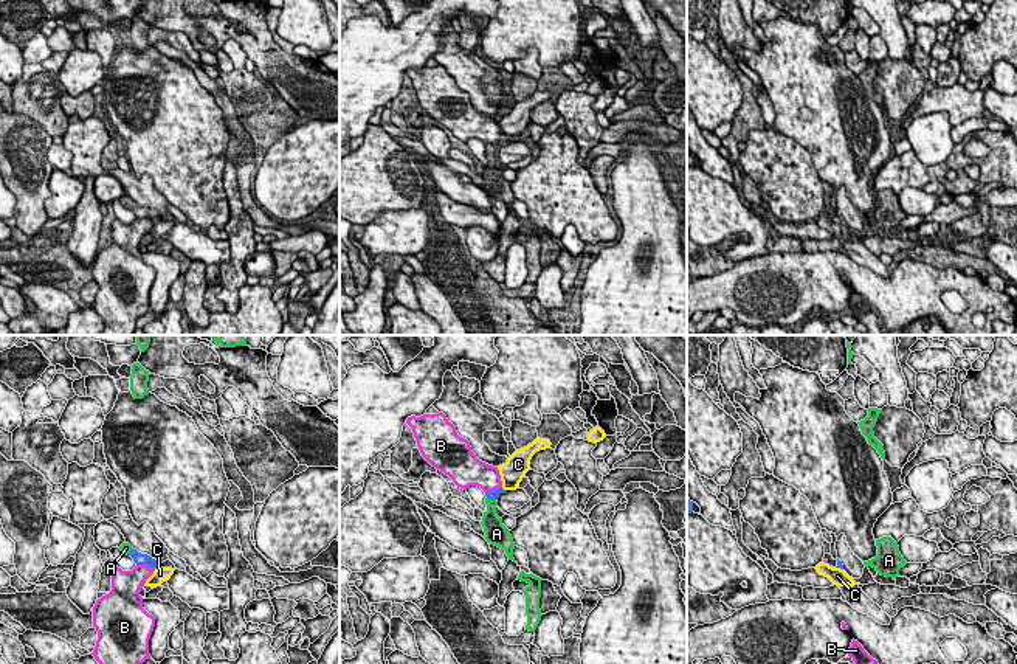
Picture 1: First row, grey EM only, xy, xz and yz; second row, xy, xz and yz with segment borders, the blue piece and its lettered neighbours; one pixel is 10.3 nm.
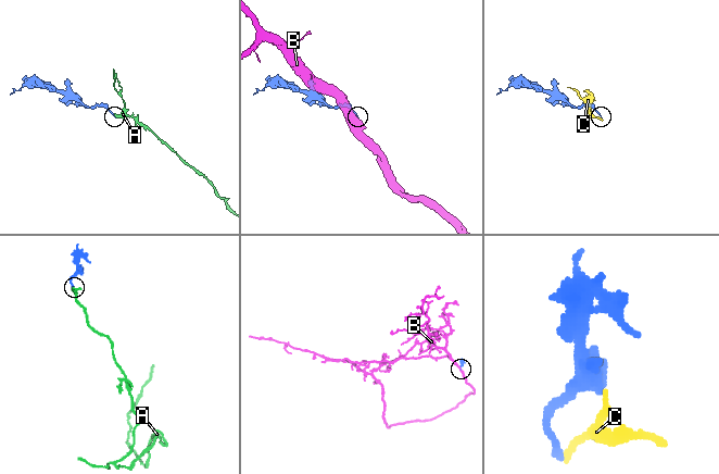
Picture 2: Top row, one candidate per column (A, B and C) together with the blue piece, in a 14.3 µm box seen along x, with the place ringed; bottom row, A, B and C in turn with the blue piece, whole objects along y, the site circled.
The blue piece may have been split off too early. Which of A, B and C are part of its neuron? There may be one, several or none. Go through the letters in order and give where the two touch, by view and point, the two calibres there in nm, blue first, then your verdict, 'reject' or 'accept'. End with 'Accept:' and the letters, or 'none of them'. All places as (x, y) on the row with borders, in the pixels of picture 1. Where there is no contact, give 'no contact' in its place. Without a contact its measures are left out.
A: contact xz (492, 498); calibres 100 and 190 nm; accept
B: contact xy (146, 563); calibres 130 and 260 nm; reject
C: contact xy (155, 567); calibres 130 and 160 nm; reject
Accept: A

